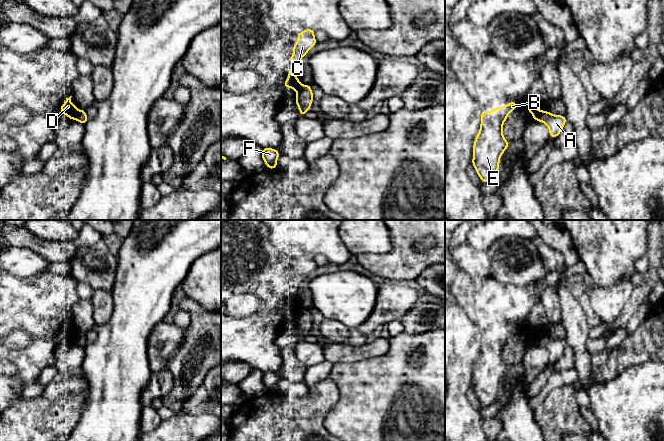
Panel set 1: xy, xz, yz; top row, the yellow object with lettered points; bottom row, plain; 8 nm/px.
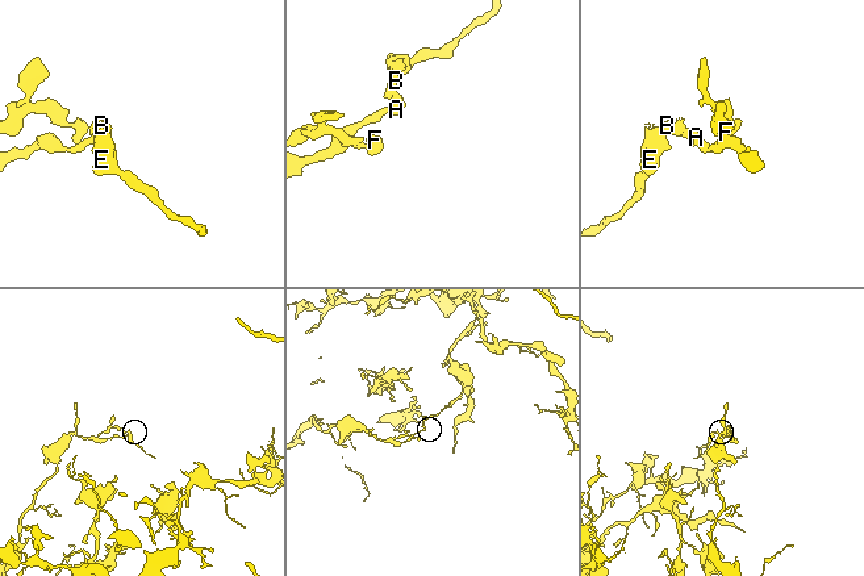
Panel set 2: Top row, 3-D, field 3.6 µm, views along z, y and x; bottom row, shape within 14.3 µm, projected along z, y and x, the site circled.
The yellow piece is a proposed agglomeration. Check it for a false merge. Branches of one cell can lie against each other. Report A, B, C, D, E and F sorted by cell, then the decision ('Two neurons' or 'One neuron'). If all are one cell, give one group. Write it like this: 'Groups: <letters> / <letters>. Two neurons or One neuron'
Groups: A F / B C D E. Two neurons

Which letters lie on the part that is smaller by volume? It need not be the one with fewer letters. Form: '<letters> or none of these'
B, C, D, E

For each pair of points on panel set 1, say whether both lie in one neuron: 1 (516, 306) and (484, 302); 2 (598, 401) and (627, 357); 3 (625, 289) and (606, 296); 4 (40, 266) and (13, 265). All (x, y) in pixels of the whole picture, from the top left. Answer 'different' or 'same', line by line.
1: same
2: different
3: same
4: same

